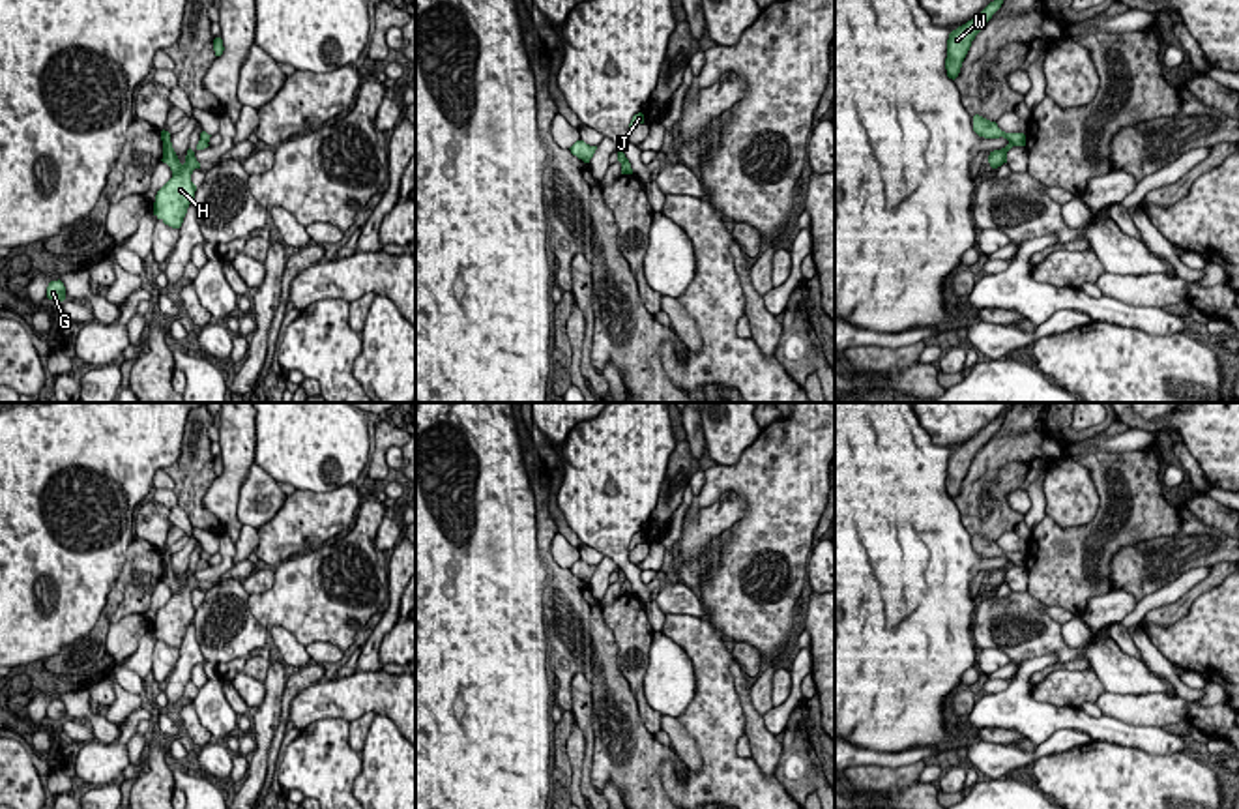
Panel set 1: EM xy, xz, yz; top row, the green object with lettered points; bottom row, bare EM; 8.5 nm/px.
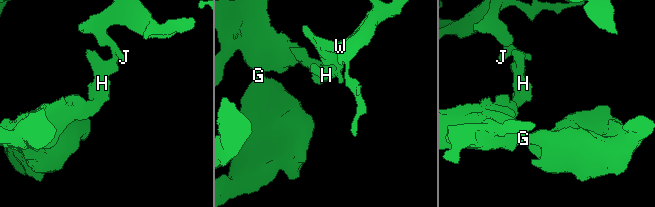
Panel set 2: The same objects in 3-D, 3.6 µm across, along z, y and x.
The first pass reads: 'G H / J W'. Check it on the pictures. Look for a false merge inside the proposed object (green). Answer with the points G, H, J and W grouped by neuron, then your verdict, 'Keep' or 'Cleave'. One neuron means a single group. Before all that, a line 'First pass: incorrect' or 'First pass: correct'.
First pass: correct
Groups: G H / J W. Cleave

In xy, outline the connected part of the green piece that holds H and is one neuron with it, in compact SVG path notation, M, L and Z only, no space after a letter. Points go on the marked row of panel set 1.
M161 131L161 140L161 161L170 167L172 178L157 191L153 202L153 215L165 225L180 228L197 191L197 185L191 182L191 174L195 169L200 169L200 163L197 161L195 152L189 148L185 163L182 165L172 148L168 131Z

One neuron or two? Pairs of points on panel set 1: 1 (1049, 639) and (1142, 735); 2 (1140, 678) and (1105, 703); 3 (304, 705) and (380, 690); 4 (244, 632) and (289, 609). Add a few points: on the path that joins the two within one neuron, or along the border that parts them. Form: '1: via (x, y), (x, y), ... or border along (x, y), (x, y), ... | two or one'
1: border along (1058, 654), (1043, 654), (1020, 663) | two
2: border along (1105, 690), (1165, 693) | two
3: via (322, 699), (350, 697), (362, 691) | one
4: border along (247, 596), (251, 615), (266, 630) | two

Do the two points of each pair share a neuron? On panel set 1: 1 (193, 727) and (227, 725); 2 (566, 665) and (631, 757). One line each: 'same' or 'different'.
1: different
2: same

